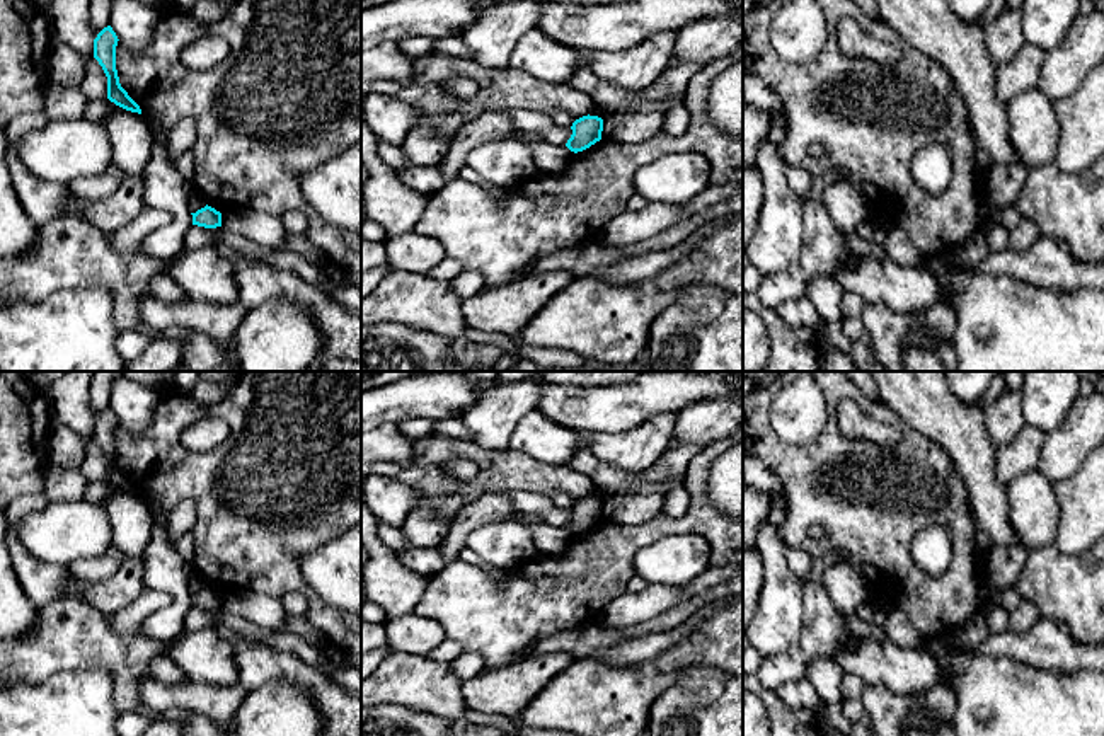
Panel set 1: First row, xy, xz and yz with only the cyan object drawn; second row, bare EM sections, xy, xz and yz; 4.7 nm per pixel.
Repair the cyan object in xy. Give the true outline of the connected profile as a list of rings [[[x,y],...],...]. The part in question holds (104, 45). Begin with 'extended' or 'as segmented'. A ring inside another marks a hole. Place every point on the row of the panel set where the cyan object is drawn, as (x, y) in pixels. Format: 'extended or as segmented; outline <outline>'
as segmented; outline [[[111,26],[104,27],[94,39],[94,58],[102,66],[107,77],[107,99],[116,106],[141,114],[140,106],[121,87],[116,70],[116,46],[118,36]]]

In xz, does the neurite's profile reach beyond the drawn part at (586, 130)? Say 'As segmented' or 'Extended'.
As segmented

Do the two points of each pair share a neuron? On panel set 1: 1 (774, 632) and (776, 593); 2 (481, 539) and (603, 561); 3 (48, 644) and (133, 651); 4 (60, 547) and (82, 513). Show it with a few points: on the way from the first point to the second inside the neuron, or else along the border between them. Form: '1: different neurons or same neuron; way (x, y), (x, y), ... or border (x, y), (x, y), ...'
1: same neuron; way (776, 622), (776, 603)
2: different neurons; border (537, 552), (506, 569)
3: same neuron; way (68, 644), (97, 644), (113, 651)
4: same neuron; way (60, 539), (77, 522)

